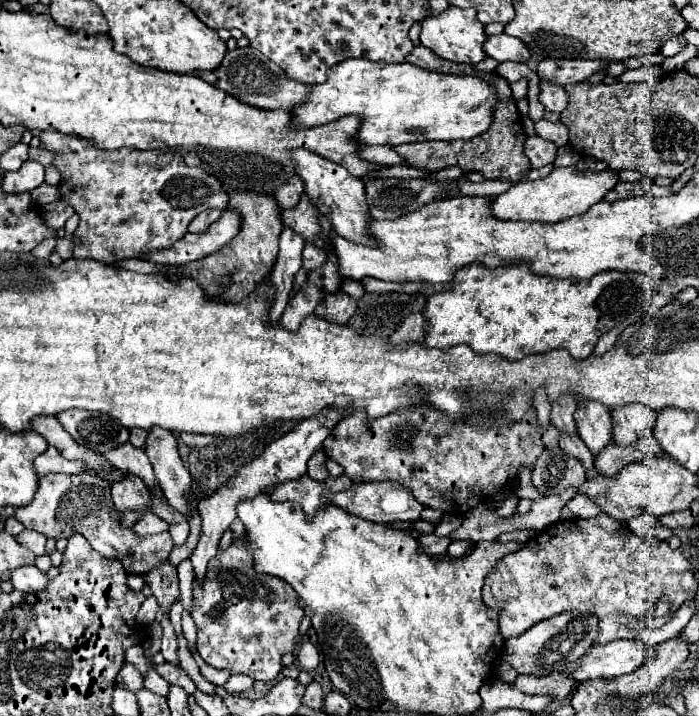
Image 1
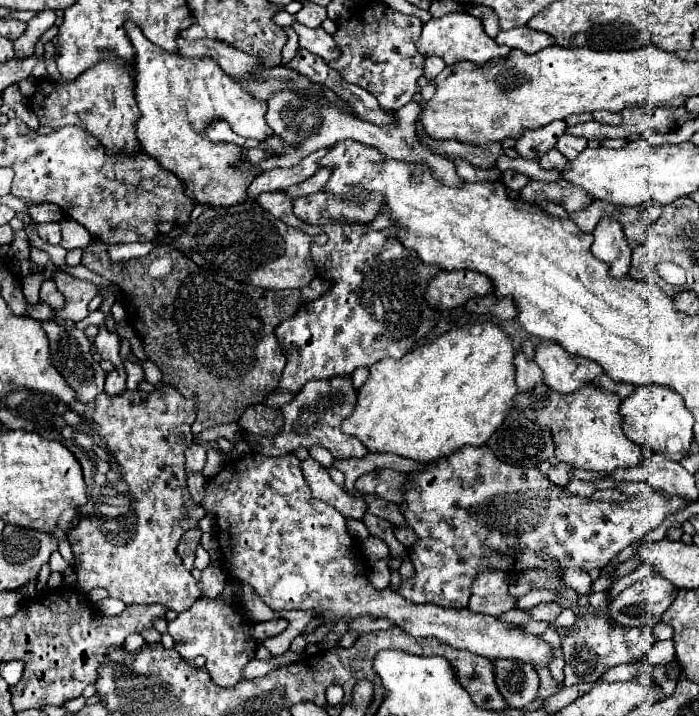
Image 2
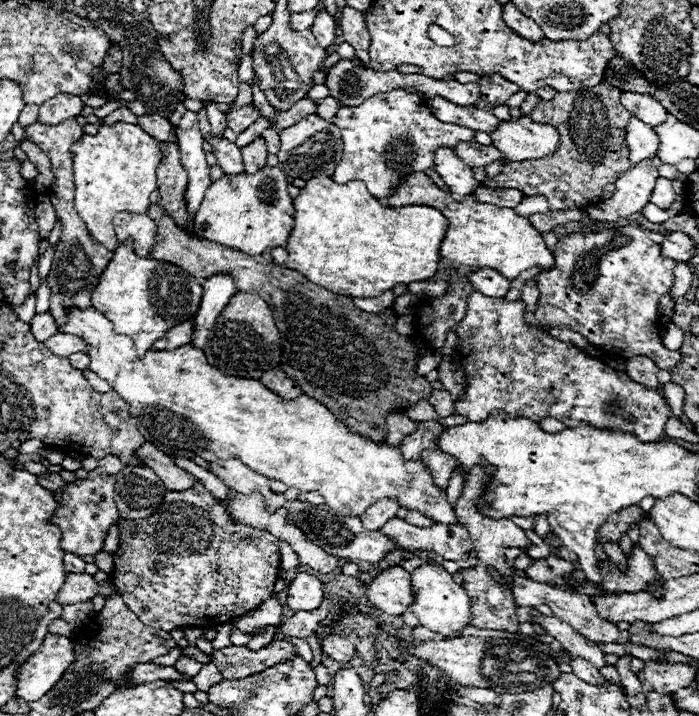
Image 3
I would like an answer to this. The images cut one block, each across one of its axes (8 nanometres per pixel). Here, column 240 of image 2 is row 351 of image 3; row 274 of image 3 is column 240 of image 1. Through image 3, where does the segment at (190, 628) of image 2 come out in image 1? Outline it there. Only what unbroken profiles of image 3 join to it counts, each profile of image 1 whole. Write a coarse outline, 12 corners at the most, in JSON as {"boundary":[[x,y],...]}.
{"boundary":[[246,538],[192,584],[212,668],[276,680],[304,610]]}

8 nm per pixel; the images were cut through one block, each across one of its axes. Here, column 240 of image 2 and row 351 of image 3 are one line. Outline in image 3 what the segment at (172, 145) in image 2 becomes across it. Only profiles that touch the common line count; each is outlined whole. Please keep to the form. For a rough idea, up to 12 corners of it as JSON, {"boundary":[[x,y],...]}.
{"boundary":[[70,310],[148,442],[240,458],[344,516],[390,498],[458,524],[400,446],[302,394]]}

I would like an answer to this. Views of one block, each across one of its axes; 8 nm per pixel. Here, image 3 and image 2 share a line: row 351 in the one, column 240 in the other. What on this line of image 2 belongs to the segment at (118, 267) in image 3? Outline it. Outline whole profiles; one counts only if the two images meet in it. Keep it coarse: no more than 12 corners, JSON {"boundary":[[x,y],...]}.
{"boundary":[[212,120],[204,136],[214,142],[232,144],[250,150],[264,148],[264,142],[234,134],[228,122]]}

